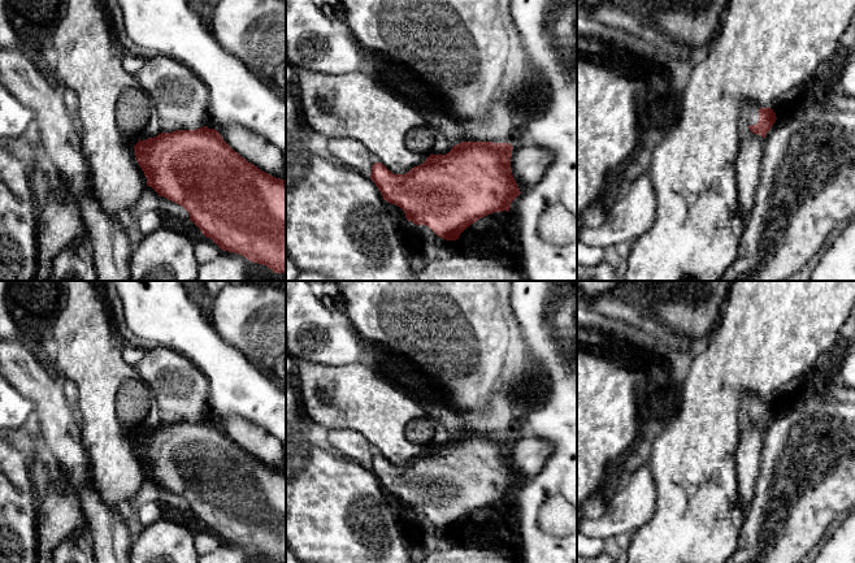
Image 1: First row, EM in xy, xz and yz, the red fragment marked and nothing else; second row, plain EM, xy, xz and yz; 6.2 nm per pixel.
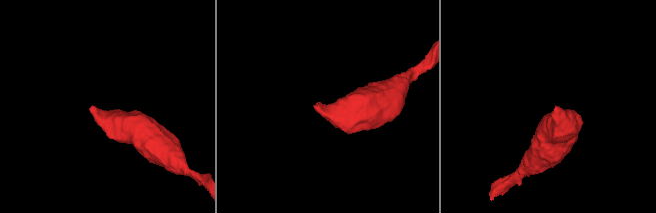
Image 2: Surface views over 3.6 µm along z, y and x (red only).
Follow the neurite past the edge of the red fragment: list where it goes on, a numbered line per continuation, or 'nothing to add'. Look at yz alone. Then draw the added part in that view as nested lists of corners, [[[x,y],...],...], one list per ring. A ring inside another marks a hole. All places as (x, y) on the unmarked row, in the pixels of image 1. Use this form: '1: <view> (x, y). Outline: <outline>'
1: yz (750, 403). Outline: [[[743,394],[741,397],[742,400],[742,411],[743,415],[750,417],[750,416],[756,416],[759,412],[759,400],[760,398],[754,395],[754,394]]]

